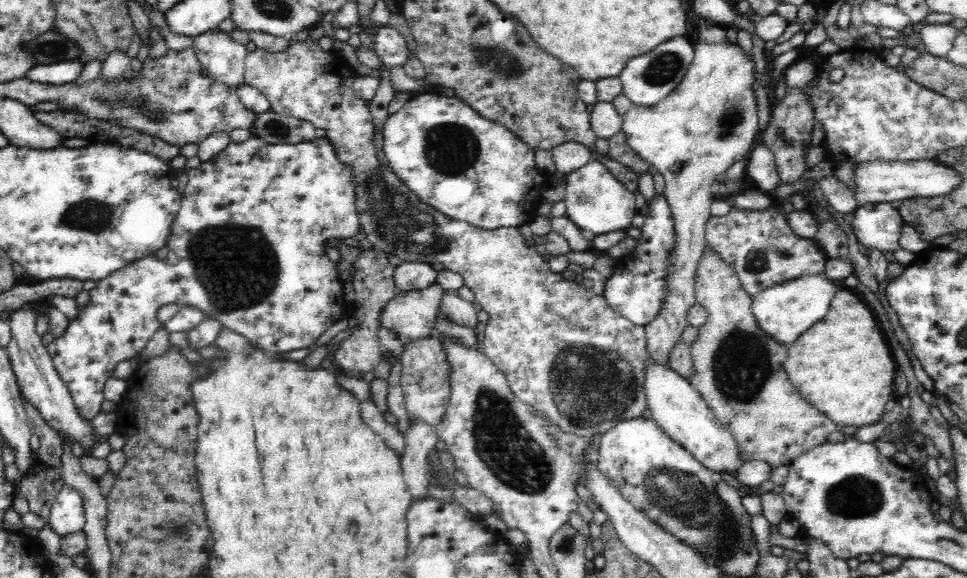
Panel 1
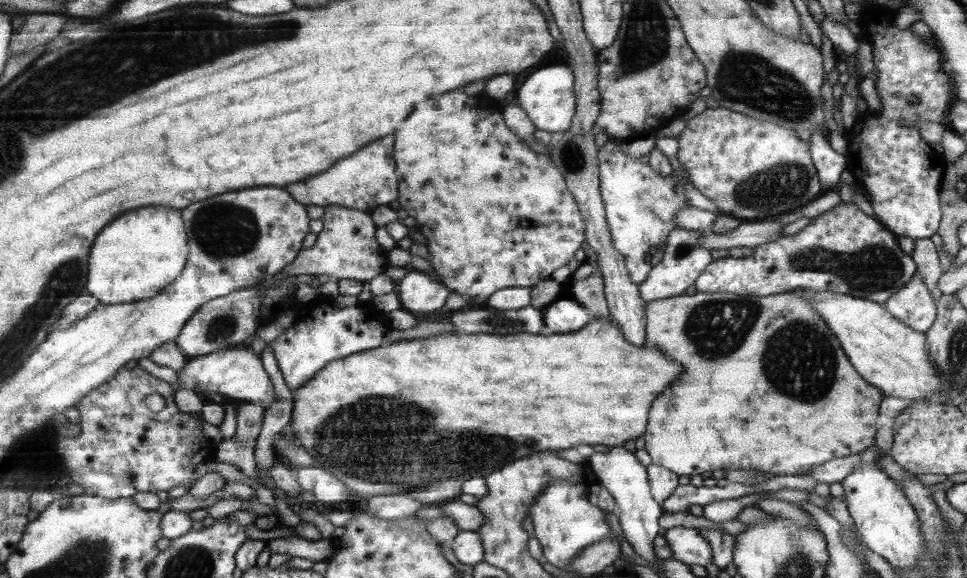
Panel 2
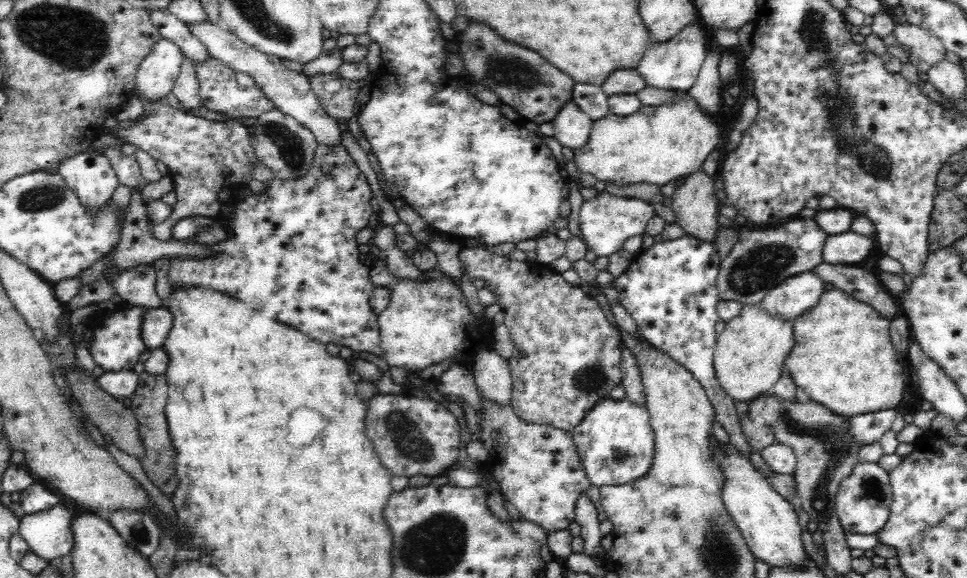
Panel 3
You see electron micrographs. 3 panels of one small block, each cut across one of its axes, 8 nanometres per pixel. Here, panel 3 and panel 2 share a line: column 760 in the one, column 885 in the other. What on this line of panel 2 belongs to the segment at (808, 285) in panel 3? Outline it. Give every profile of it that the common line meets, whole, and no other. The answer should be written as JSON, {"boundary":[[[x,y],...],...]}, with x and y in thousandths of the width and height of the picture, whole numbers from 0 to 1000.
{"boundary":[[[949,464],[944,481],[931,503],[919,512],[914,528],[929,554],[956,578],[962,573],[969,548],[969,526]]]}

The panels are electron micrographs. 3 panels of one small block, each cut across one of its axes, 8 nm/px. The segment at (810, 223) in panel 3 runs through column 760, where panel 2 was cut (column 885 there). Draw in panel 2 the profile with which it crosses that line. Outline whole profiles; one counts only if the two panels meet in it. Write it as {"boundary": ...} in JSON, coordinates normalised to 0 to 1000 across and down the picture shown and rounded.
{"boundary":[[[870,349],[822,407],[779,429],[780,439],[737,450],[718,490],[721,505],[796,512],[821,500],[875,507],[914,526],[944,481],[948,455],[931,427],[929,408],[884,353]]]}

